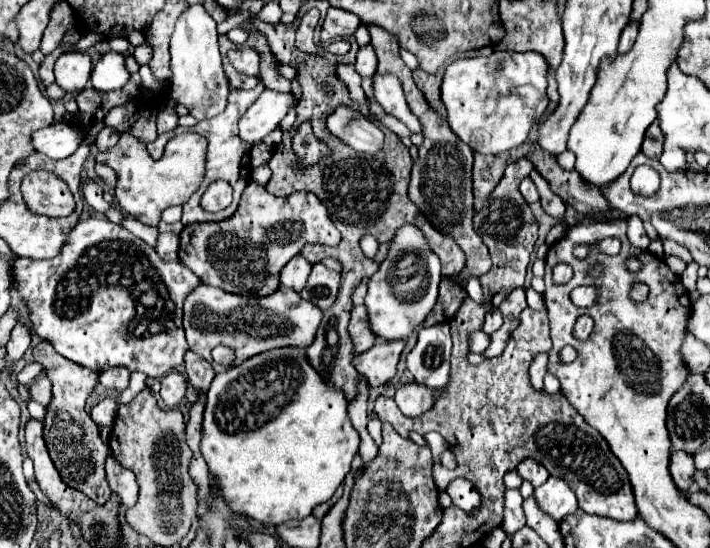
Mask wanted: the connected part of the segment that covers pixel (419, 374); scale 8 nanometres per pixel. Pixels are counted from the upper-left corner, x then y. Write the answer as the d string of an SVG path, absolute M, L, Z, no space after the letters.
M436 323L418 331L418 343L406 357L406 367L416 381L430 387L444 387L450 371L450 327Z

